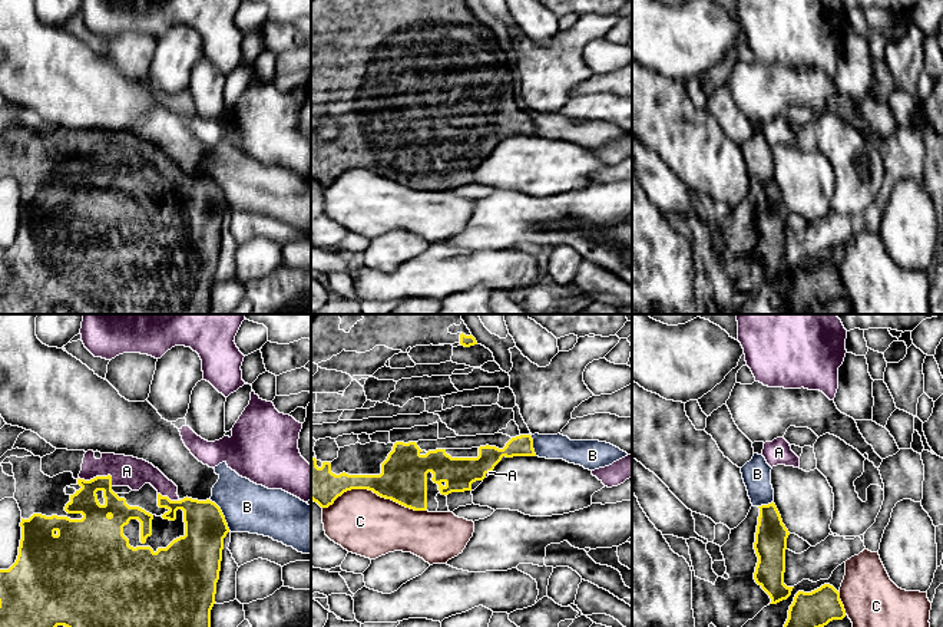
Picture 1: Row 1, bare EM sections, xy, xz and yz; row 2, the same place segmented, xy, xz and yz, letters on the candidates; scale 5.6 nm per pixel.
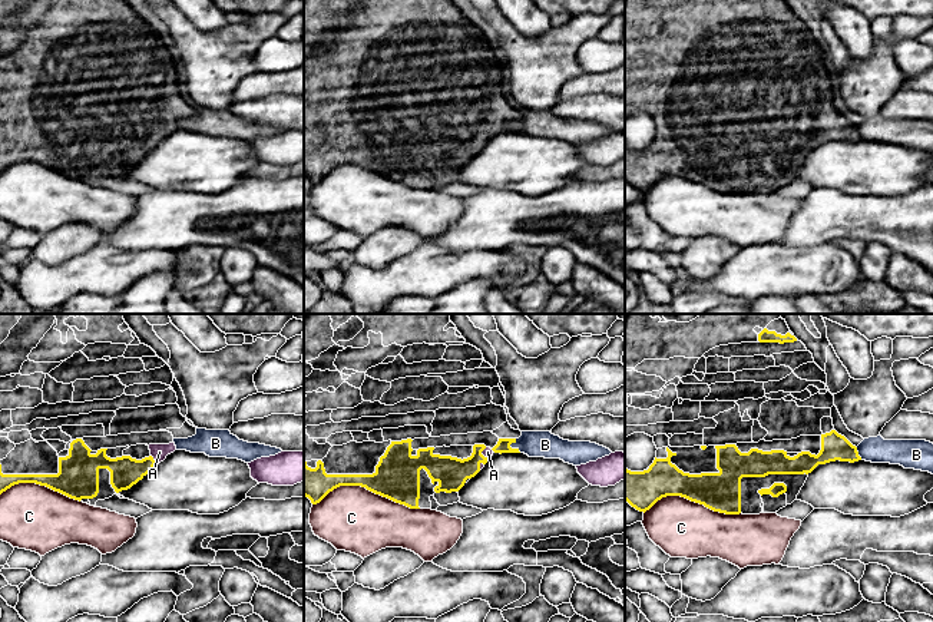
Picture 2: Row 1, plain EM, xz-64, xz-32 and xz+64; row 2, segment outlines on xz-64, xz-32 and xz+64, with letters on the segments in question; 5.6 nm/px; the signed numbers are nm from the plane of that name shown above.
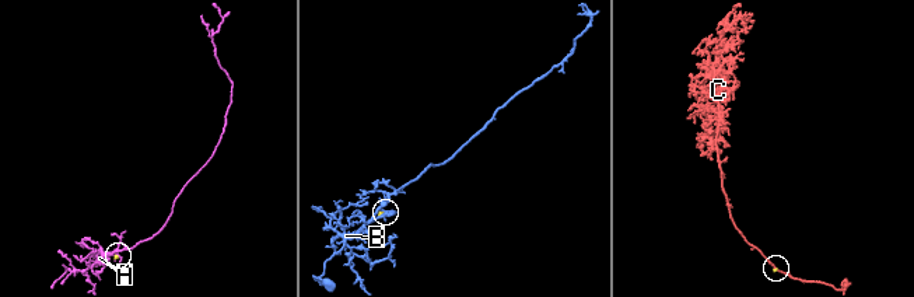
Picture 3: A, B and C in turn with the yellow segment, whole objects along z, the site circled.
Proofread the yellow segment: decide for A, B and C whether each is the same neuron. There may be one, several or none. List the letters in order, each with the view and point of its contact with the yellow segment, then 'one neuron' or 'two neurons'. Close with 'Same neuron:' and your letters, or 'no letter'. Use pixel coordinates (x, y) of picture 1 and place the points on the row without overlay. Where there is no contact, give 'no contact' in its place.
A: xy (99, 155) | two neurons
B: xy (222, 194) | two neurons
C: xz (374, 171) | two neurons
Same neuron: no letter

